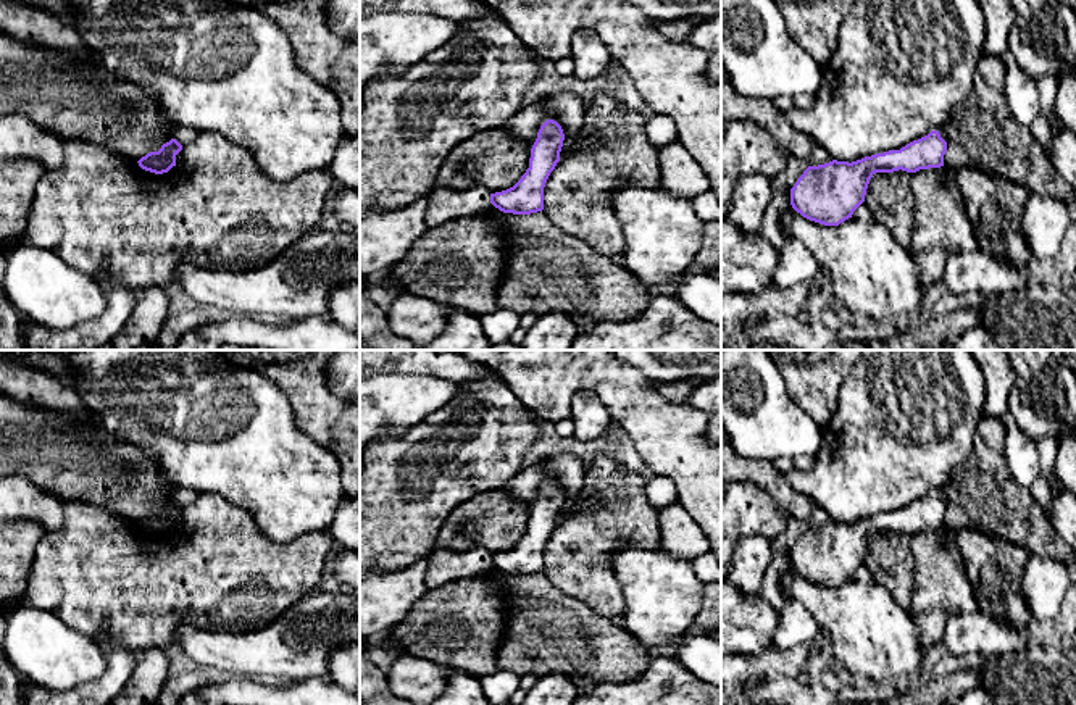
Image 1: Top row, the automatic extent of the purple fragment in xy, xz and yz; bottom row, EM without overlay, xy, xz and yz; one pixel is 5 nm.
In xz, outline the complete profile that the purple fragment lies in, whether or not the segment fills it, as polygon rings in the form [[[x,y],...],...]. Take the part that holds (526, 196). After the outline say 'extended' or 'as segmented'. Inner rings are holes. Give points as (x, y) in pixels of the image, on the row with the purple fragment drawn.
[[[547,119],[531,148],[529,168],[510,189],[490,194],[490,203],[503,213],[531,215],[544,210],[544,187],[560,161],[565,134],[561,126]]] | as segmented

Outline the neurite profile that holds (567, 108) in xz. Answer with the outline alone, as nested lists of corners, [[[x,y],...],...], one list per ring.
[[[550,90],[534,103],[510,116],[502,129],[516,140],[532,148],[540,126],[547,119],[557,121],[565,134],[560,160],[582,145],[586,129],[587,103],[569,90]]]

